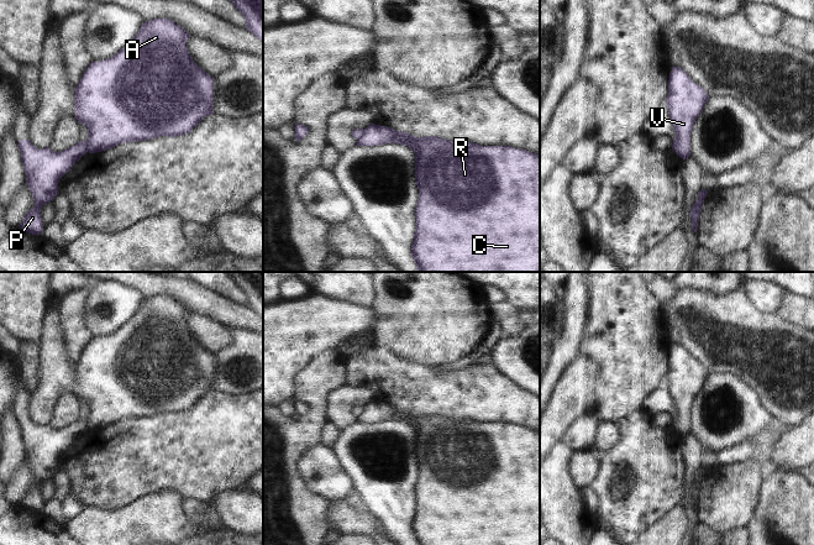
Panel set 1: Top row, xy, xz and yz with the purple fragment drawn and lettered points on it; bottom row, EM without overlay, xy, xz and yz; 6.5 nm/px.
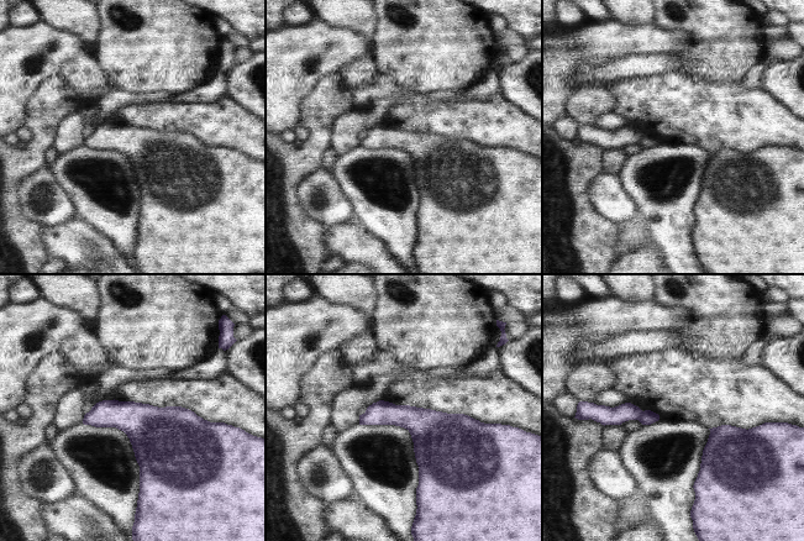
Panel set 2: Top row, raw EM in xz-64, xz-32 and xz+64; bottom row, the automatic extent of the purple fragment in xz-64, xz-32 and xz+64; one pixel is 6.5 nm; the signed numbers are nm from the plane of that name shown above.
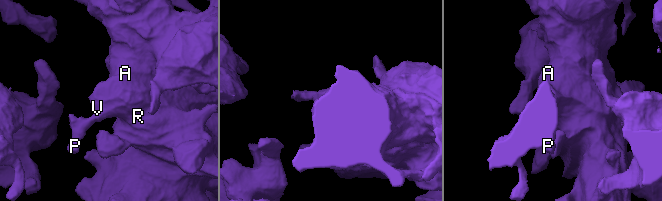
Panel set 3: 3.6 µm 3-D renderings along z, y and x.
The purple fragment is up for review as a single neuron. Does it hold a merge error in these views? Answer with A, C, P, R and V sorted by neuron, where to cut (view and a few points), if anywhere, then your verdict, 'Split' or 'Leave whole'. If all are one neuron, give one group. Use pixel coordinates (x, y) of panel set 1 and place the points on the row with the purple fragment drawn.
Groups: A C R V / P. Split along xy (85, 141), (88, 151). Split.

